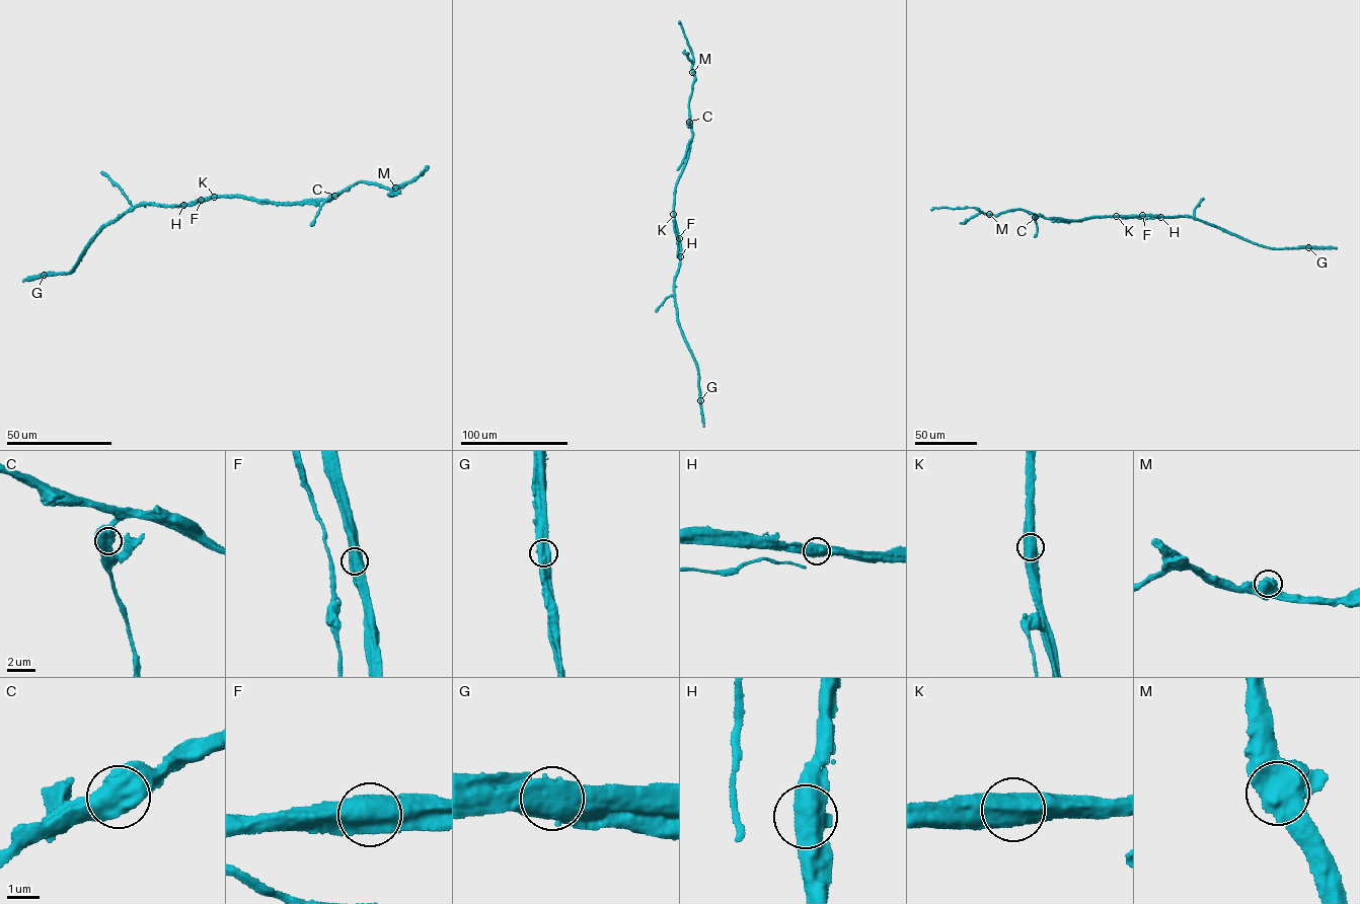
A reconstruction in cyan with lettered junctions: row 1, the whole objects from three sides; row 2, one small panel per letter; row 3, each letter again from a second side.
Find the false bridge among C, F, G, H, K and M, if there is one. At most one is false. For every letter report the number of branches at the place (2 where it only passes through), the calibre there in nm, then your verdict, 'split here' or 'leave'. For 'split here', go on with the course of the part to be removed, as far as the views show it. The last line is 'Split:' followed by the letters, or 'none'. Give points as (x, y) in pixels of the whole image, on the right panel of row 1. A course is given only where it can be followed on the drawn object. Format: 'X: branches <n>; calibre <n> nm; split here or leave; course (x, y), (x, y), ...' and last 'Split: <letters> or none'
C: branches 2; calibre 750 nm; leave
F: branches 2; calibre 650 nm; leave
G: branches 2; calibre 800 nm; split here; course (1308, 246), (1334, 247)
H: branches 2; calibre 750 nm; leave
K: branches 2; calibre 600 nm; leave
M: branches 2; calibre 700 nm; leave
Split: G

